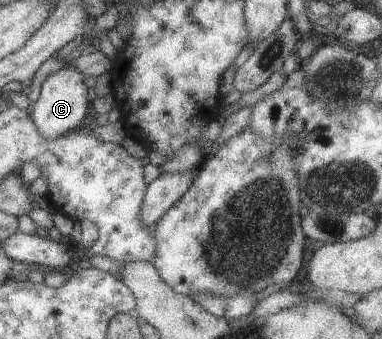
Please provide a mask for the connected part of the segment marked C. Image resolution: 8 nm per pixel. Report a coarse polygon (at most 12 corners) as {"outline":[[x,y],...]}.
{"outline":[[66,64],[44,81],[29,108],[42,139],[78,129],[89,88]]}

